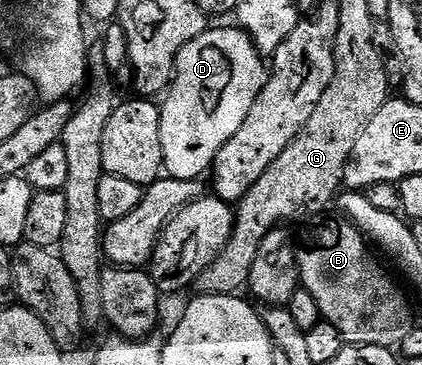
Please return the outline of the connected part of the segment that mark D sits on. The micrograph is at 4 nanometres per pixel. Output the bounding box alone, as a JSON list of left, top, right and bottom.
[160,26,266,182]

